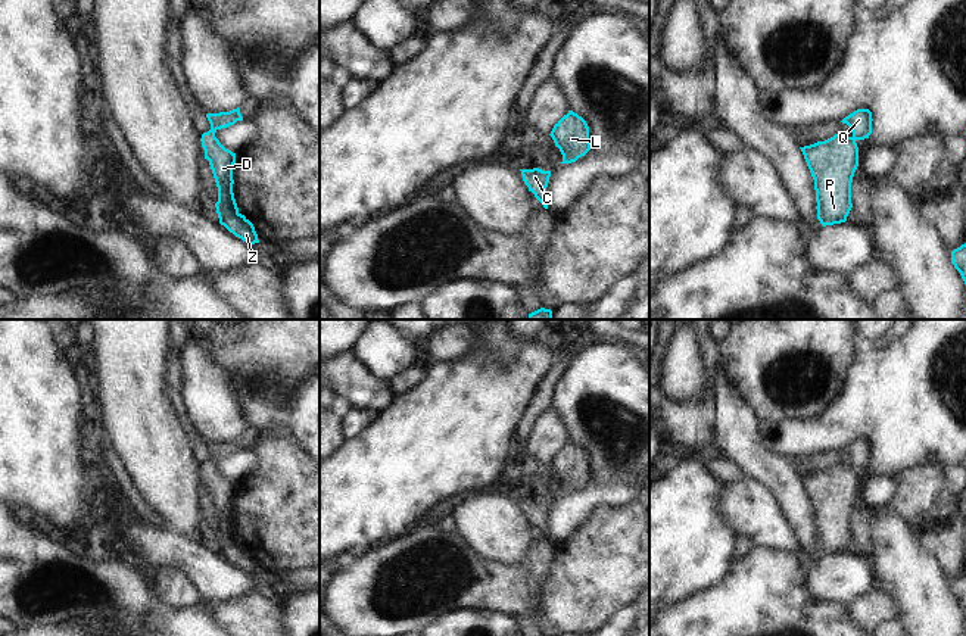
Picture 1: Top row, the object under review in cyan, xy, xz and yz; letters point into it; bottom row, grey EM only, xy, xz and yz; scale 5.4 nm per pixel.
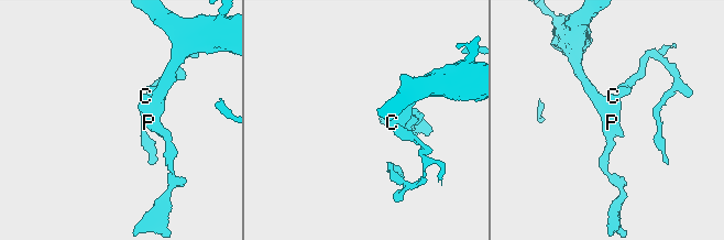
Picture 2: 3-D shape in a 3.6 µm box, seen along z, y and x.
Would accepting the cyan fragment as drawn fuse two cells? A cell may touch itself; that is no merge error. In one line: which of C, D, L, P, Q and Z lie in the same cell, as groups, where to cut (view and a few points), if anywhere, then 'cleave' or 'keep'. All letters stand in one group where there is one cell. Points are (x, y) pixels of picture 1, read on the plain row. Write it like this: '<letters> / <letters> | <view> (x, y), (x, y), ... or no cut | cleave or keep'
C D L P Q Z | no cut | keep

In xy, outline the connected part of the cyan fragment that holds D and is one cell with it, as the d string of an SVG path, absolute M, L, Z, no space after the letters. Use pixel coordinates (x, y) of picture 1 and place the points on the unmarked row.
M240 439L230 442L206 443L211 453L211 459L202 464L202 477L205 480L205 489L209 490L216 517L218 531L215 533L219 554L224 555L236 567L249 574L259 573L253 554L239 542L234 523L233 523L233 499L236 493L236 483L225 478L215 462L221 458L234 455L237 450L243 450Z

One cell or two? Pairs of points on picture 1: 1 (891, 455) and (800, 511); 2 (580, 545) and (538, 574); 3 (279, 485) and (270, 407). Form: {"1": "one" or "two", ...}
{"1": "two", "2": "two", "3": "two"}

